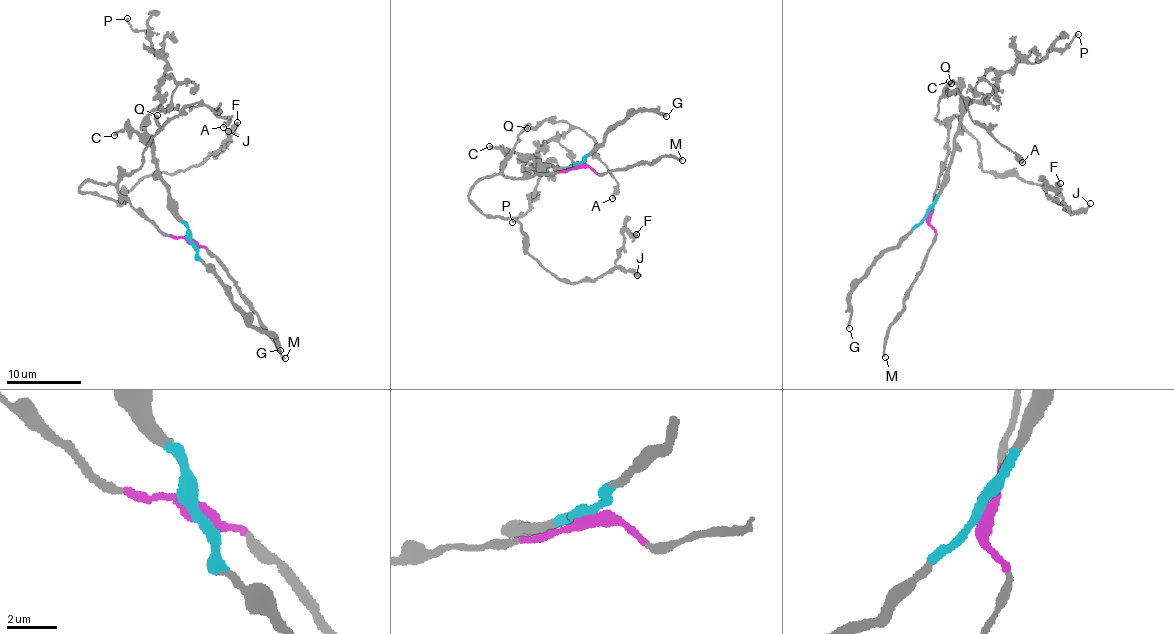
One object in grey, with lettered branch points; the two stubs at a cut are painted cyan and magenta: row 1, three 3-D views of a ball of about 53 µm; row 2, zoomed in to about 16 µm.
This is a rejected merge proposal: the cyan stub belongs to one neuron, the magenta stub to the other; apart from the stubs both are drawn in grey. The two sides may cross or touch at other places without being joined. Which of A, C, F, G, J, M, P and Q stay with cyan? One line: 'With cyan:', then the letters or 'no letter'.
With cyan: C, G, P

